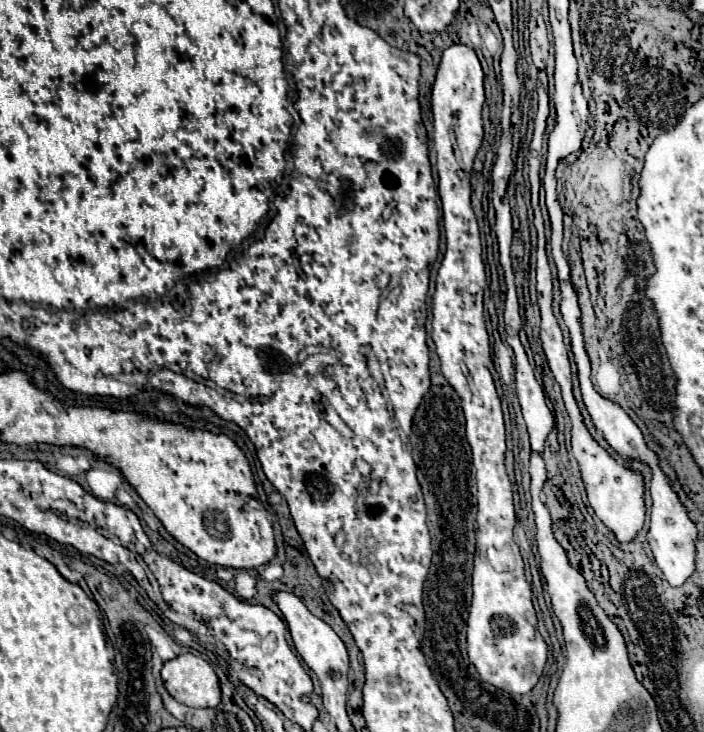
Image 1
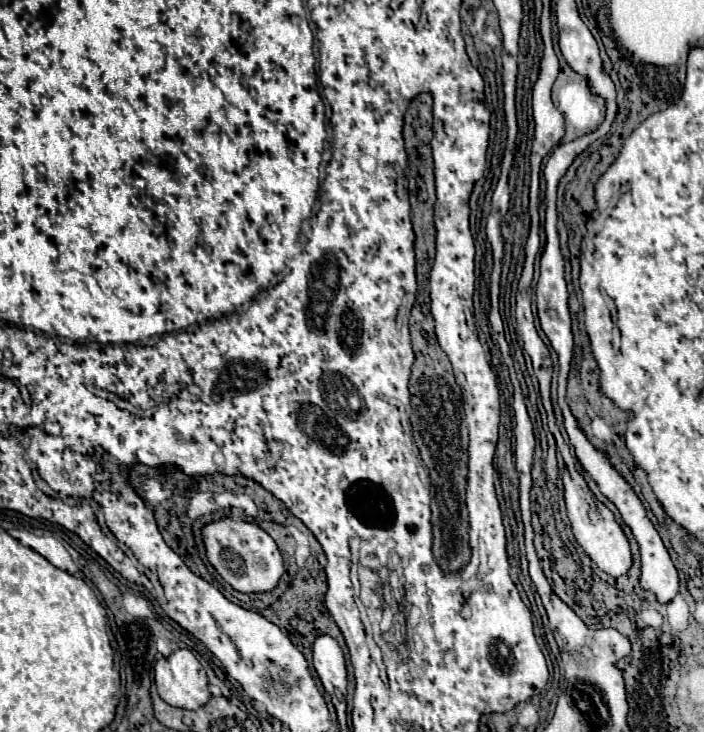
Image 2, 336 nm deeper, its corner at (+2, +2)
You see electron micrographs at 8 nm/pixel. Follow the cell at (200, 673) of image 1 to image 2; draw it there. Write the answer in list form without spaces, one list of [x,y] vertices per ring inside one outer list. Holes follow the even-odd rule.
[[[179,648],[155,664],[155,684],[159,696],[177,708],[197,710],[211,698],[205,668],[187,648]]]

